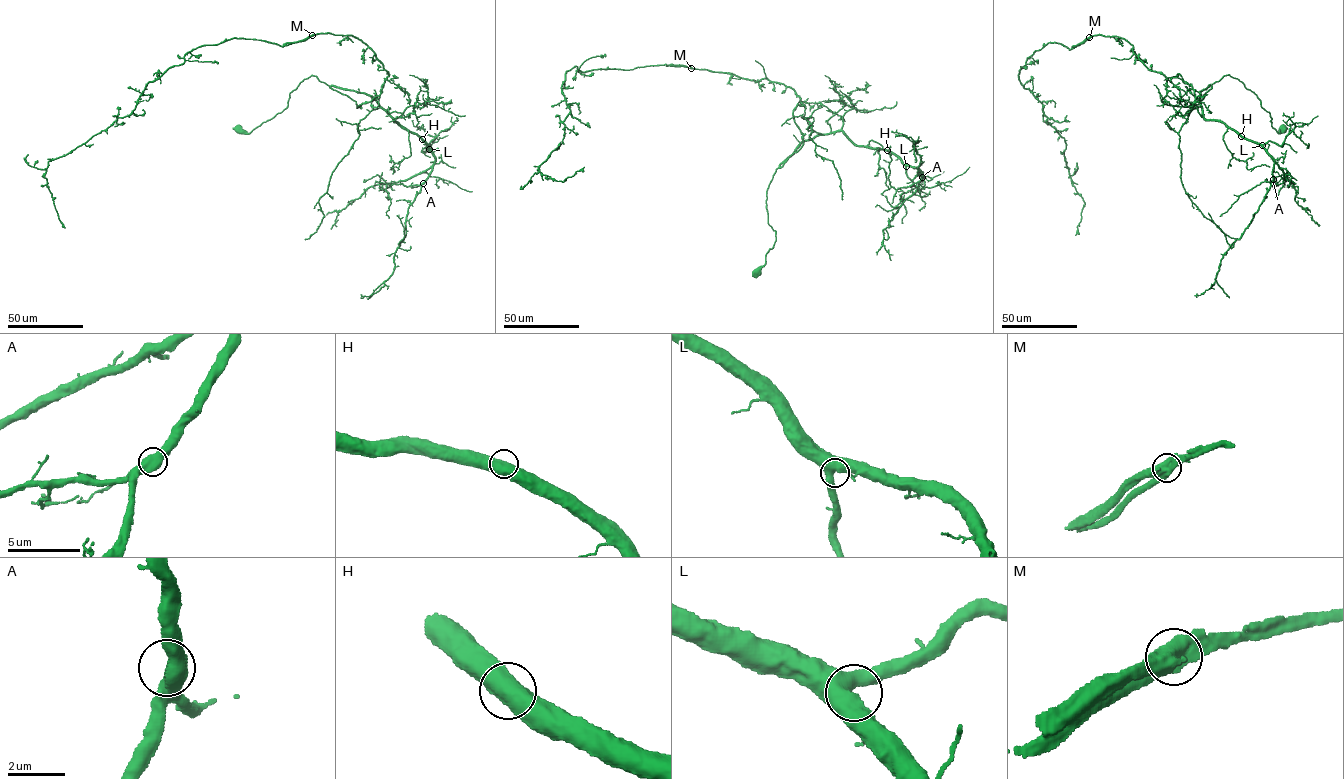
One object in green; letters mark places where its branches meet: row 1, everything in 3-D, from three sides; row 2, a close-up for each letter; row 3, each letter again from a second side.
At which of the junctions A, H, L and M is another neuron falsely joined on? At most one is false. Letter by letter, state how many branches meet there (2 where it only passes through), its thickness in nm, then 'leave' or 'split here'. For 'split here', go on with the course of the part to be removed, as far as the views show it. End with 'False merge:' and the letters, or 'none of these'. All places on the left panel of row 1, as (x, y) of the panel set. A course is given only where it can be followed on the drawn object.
A: 2 branches meet; 600 nm thick; leave
H: 2 branches meet; 550 nm thick; leave
L: 2 branches meet; 600 nm thick; leave
M: 2 branches meet; 600 nm thick; split here; foreign part runs (312, 35), (283, 44)
False merge: M

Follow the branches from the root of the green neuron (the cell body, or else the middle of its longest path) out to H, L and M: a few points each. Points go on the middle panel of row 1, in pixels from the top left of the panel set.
H: (757, 272), (776, 238), (768, 223), (767, 188), (776, 169), (799, 144), (842, 131), (857, 145), (887, 150)
L: (757, 272), (776, 238), (767, 188), (802, 142), (842, 131), (906, 166)
M: (757, 272), (776, 238), (767, 188), (803, 143), (793, 112), (803, 104), (782, 83), (692, 68)

